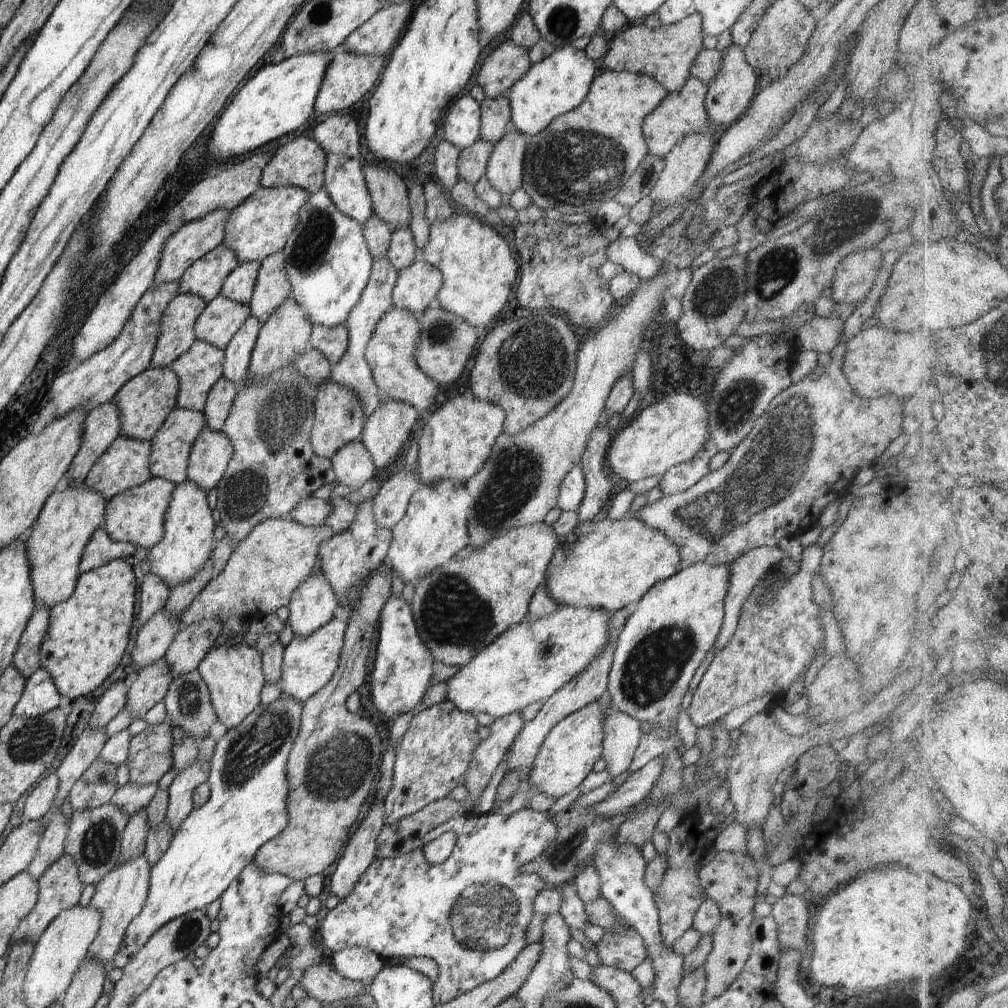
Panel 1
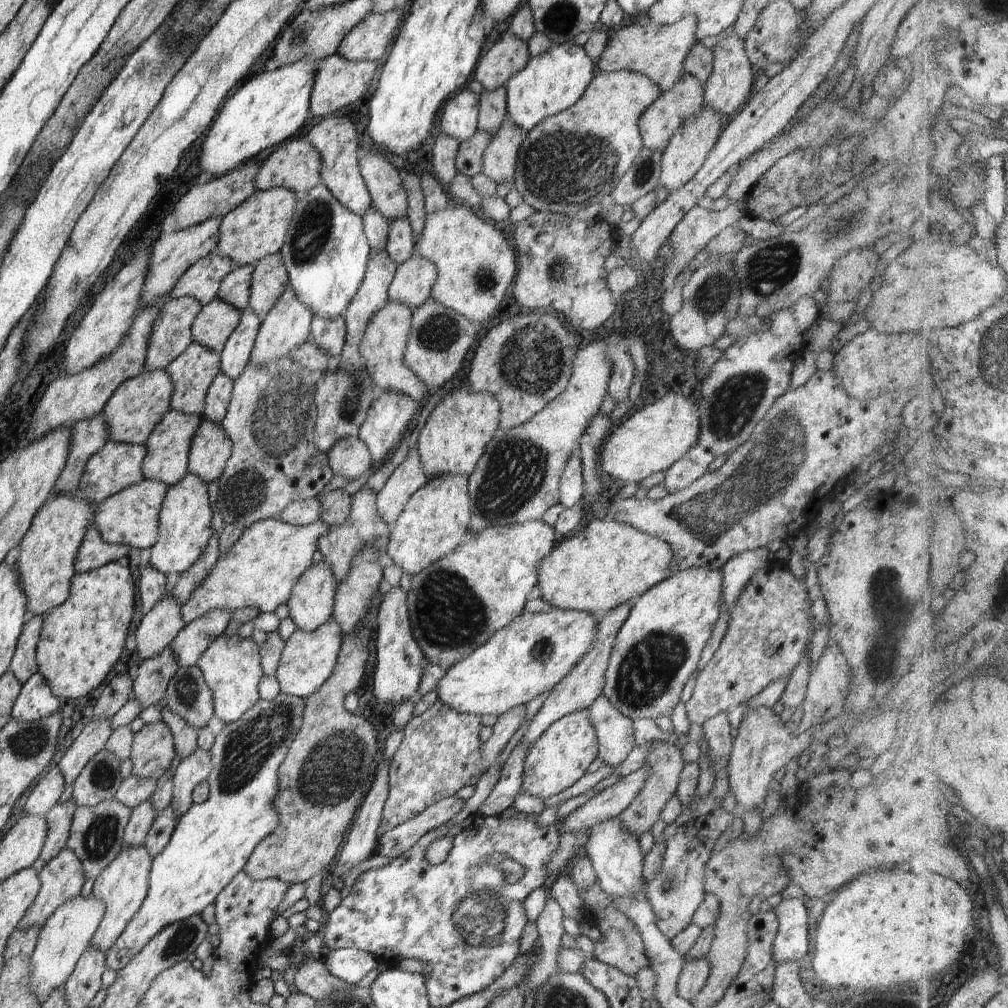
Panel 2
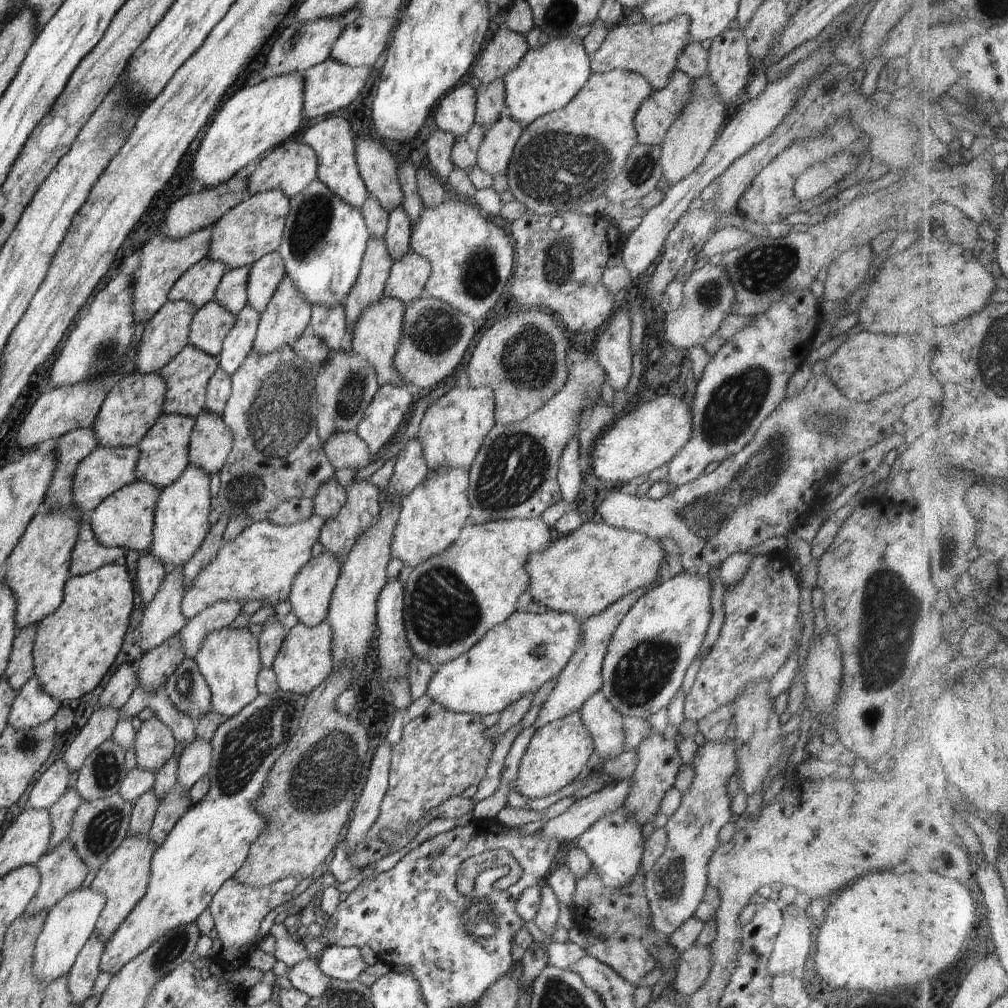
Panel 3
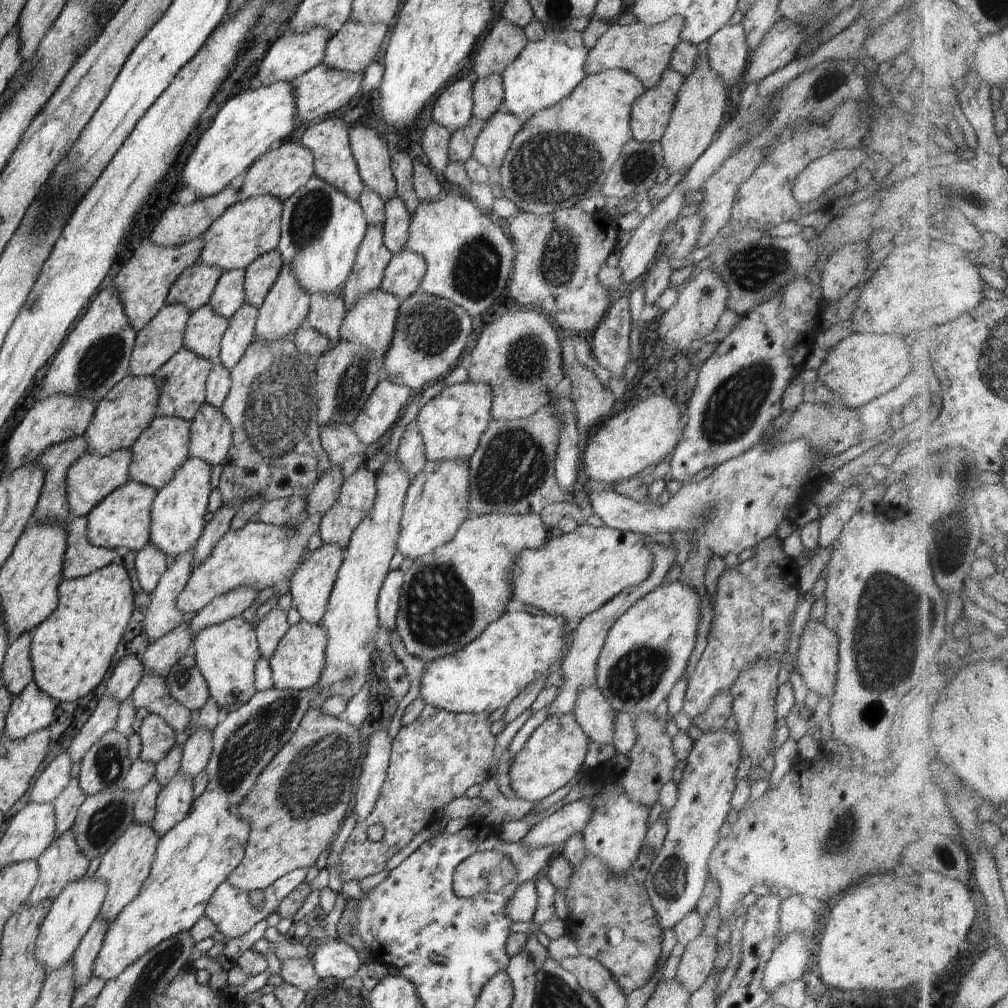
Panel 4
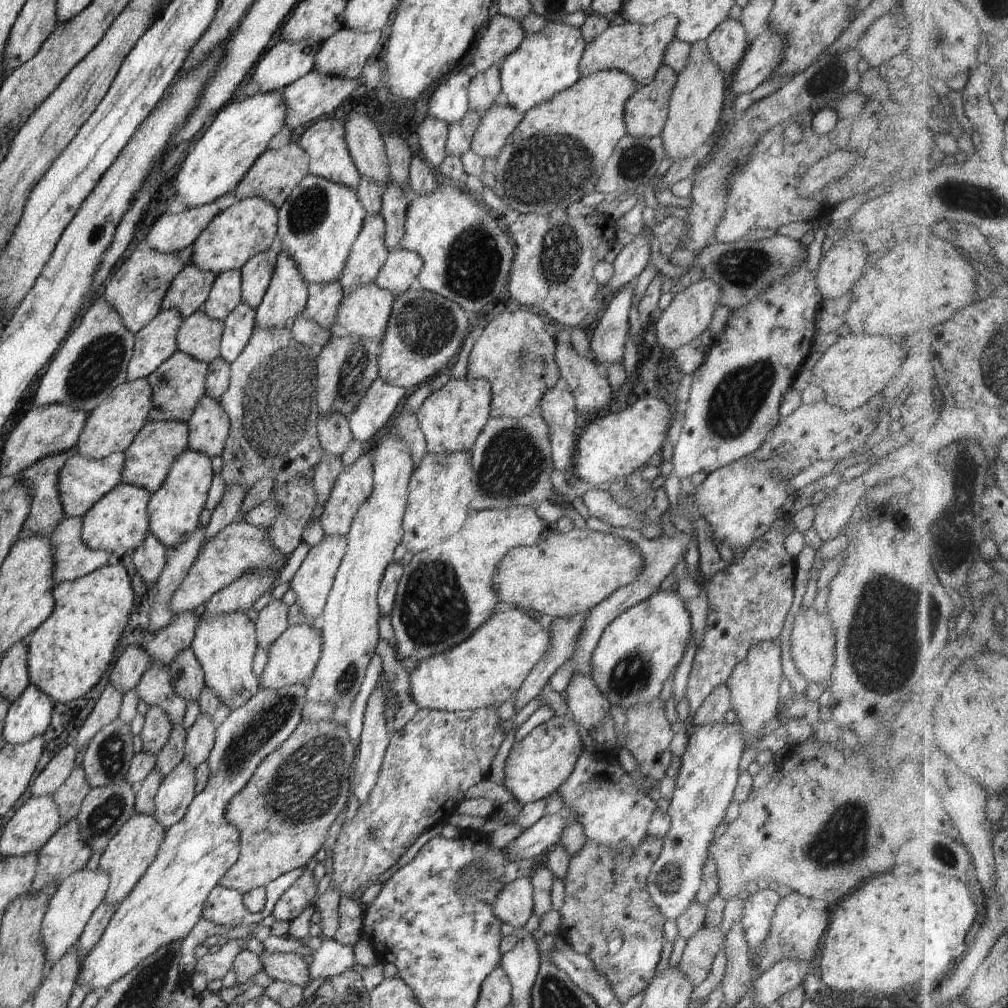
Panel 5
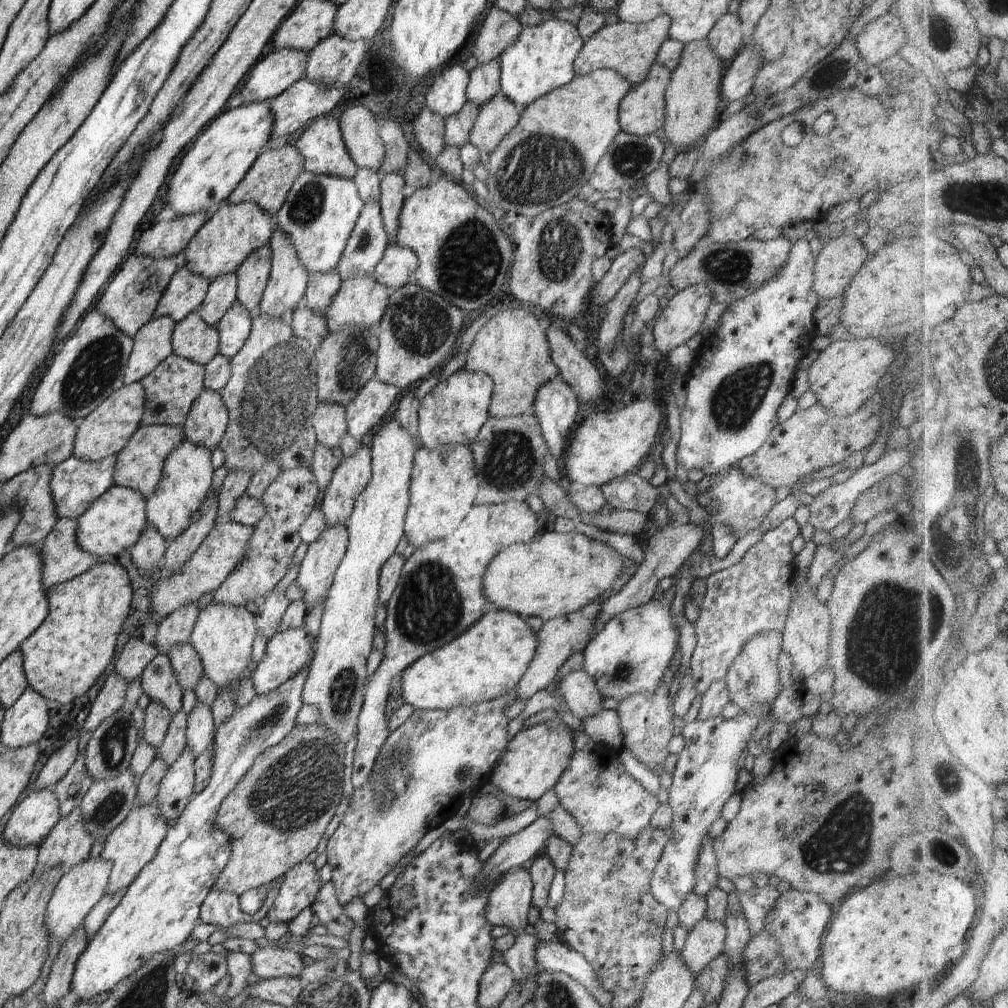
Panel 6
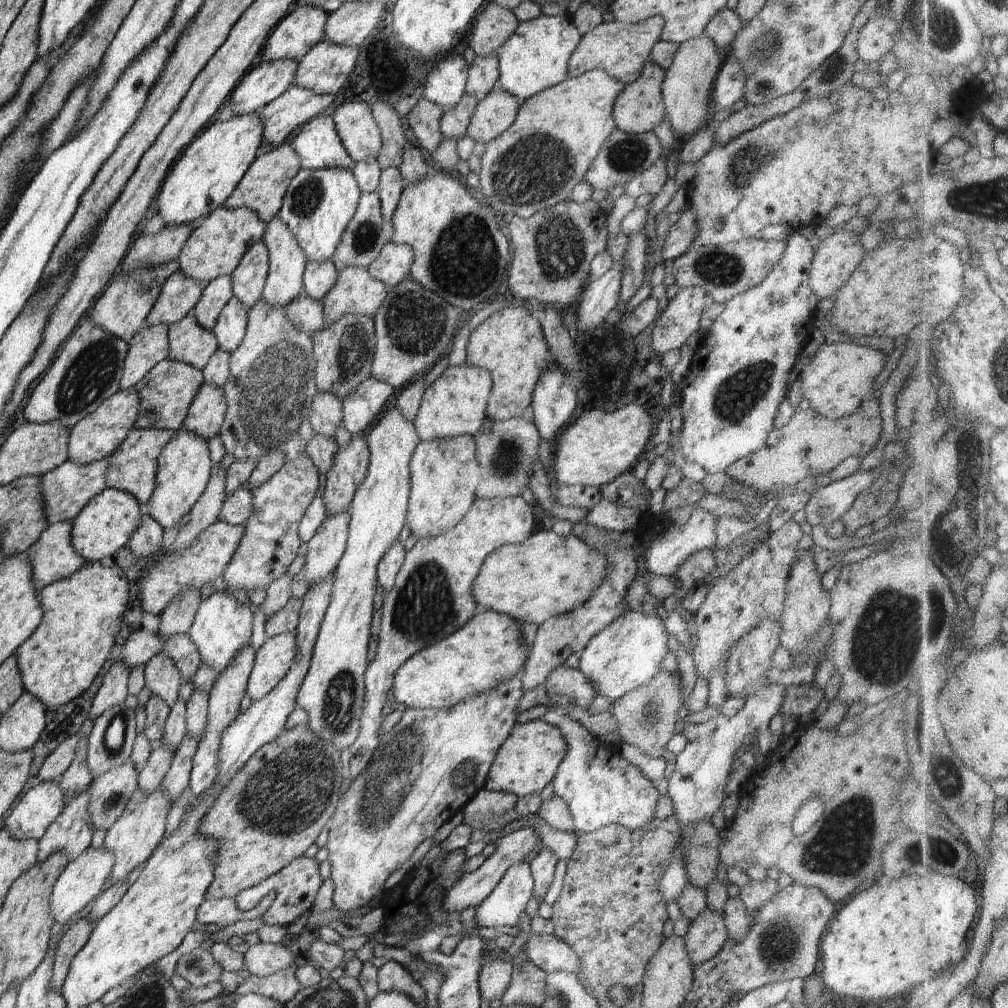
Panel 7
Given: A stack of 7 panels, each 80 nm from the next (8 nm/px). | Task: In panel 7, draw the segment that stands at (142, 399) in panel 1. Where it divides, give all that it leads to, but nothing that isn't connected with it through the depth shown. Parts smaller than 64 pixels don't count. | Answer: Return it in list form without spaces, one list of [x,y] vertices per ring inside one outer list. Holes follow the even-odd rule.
[[[134,386],[128,390],[120,390],[98,406],[92,414],[82,418],[72,429],[68,438],[68,458],[77,464],[91,464],[106,459],[126,440],[126,436],[134,429],[140,412],[140,396]]]

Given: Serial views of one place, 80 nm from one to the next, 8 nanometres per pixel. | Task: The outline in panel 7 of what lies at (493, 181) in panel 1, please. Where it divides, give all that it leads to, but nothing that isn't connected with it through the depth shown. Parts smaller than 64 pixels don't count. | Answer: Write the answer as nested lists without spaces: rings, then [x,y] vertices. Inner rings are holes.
[[[497,86],[478,100],[478,106],[470,118],[467,136],[474,143],[488,144],[506,132],[516,121],[520,102]]]

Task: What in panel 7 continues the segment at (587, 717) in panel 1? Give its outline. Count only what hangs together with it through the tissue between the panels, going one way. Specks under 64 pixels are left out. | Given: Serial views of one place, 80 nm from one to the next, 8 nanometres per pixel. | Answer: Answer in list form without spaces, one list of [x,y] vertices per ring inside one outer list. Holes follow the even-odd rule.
[[[535,720],[516,724],[510,732],[509,738],[498,750],[493,766],[488,772],[484,789],[501,791],[524,797],[540,794],[544,788],[554,780],[560,762],[565,758],[567,743],[560,730],[542,720]]]

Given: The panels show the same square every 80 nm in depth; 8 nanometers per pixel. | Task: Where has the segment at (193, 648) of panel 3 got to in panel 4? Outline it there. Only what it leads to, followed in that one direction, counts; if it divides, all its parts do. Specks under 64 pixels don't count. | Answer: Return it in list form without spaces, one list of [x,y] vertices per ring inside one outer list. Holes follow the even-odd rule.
[[[239,586],[229,590],[226,594],[218,595],[188,622],[193,638],[199,630],[207,626],[214,626],[232,617],[240,616],[244,610],[248,610],[255,603],[260,591],[256,587]]]

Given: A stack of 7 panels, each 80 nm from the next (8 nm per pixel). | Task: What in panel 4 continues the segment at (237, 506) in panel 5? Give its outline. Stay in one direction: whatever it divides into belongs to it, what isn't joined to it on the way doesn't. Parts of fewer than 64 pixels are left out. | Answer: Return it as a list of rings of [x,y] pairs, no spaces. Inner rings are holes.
[[[223,504],[213,514],[213,519],[205,524],[199,541],[194,546],[192,568],[197,567],[208,556],[219,538],[230,530],[234,515],[235,508]]]

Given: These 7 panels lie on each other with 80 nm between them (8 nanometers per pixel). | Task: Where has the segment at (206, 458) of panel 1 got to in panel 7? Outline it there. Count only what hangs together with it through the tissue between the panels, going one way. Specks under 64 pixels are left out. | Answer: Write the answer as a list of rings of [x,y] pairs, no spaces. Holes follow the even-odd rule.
[[[204,383],[190,404],[183,429],[209,441],[220,434],[226,412],[223,390]]]

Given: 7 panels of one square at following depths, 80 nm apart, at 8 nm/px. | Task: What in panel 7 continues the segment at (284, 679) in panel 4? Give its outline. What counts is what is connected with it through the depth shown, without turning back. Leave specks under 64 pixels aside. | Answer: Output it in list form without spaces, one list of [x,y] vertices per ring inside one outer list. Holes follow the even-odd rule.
[[[280,634],[266,640],[256,653],[254,668],[249,676],[246,693],[252,701],[264,698],[286,677],[296,662],[296,634]]]

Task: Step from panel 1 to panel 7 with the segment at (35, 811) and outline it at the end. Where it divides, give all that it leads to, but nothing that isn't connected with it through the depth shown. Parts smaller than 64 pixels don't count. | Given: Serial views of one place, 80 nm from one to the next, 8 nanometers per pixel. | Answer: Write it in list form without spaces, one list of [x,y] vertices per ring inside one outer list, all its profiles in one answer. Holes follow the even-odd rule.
[[[77,735],[66,738],[56,750],[44,760],[37,775],[38,782],[58,782],[64,772],[70,768],[76,757],[79,737]]]

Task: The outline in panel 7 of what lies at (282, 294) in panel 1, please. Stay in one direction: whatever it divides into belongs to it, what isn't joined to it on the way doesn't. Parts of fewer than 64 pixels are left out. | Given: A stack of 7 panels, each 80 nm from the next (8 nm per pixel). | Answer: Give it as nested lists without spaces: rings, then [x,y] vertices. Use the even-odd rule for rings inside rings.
[[[260,241],[252,244],[232,272],[234,295],[249,310],[261,299],[269,270],[269,253]]]

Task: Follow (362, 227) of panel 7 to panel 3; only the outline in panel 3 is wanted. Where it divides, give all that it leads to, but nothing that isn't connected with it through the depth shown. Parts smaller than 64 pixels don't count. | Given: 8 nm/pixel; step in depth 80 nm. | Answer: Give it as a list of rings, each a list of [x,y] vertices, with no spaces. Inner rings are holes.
[[[370,236],[356,282],[342,302],[345,308],[345,321],[348,330],[348,334],[344,336],[341,342],[341,348],[345,351],[350,351],[353,348],[351,330],[361,310],[384,297],[386,279],[393,264],[394,260],[390,256],[383,239]]]

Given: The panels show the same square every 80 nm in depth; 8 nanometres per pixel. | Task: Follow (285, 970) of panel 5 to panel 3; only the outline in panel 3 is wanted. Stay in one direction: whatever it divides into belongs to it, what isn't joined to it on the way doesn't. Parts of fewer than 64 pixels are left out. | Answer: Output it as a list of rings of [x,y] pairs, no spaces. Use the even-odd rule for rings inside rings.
[[[314,956],[300,961],[289,968],[287,972],[290,984],[296,990],[307,994],[310,999],[325,994],[327,982],[331,979],[319,969],[317,958]]]

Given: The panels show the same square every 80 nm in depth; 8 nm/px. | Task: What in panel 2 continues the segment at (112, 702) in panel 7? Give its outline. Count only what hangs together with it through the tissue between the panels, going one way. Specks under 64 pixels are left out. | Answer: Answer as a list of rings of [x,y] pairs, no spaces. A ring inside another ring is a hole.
[[[106,717],[93,718],[83,728],[58,763],[64,775],[65,786],[73,784],[85,764],[106,746],[112,731],[111,719]]]

